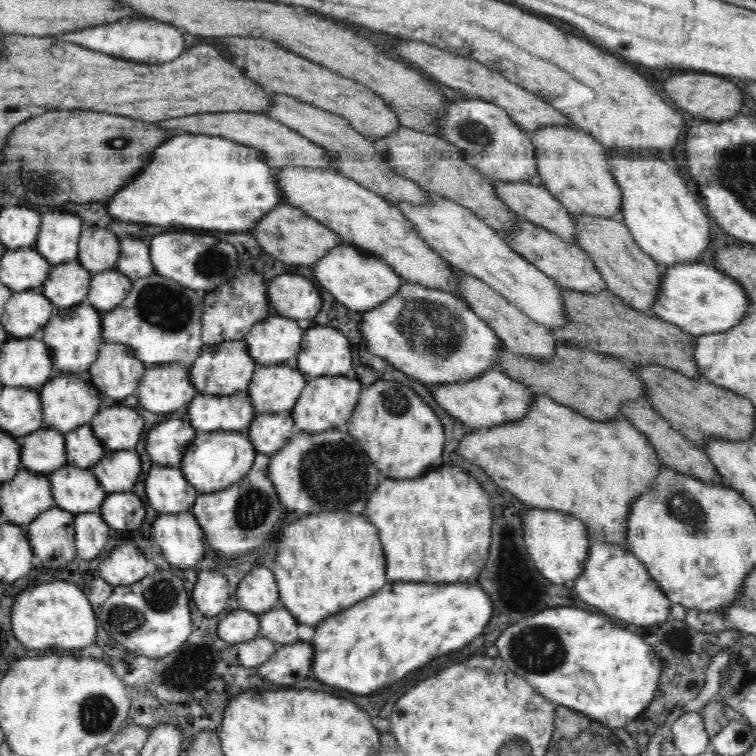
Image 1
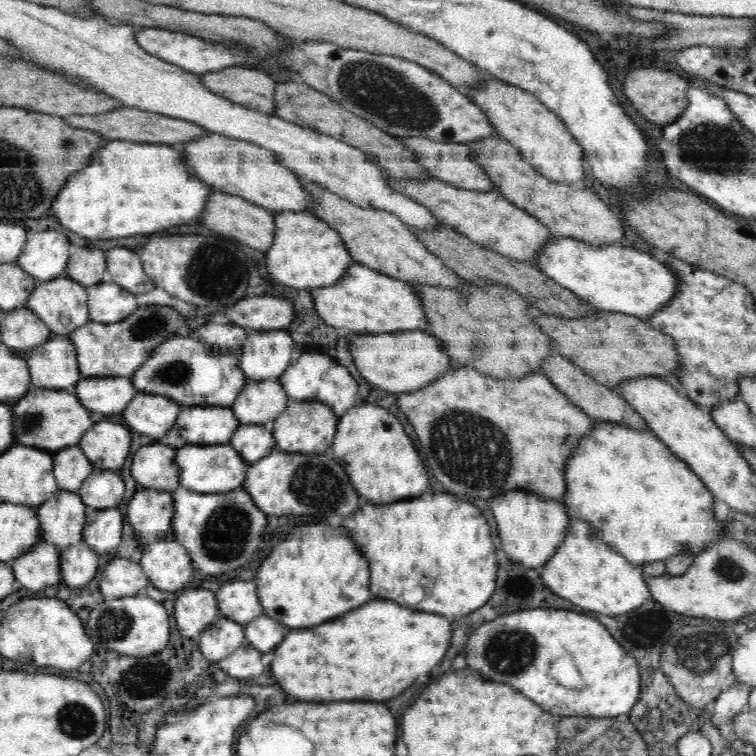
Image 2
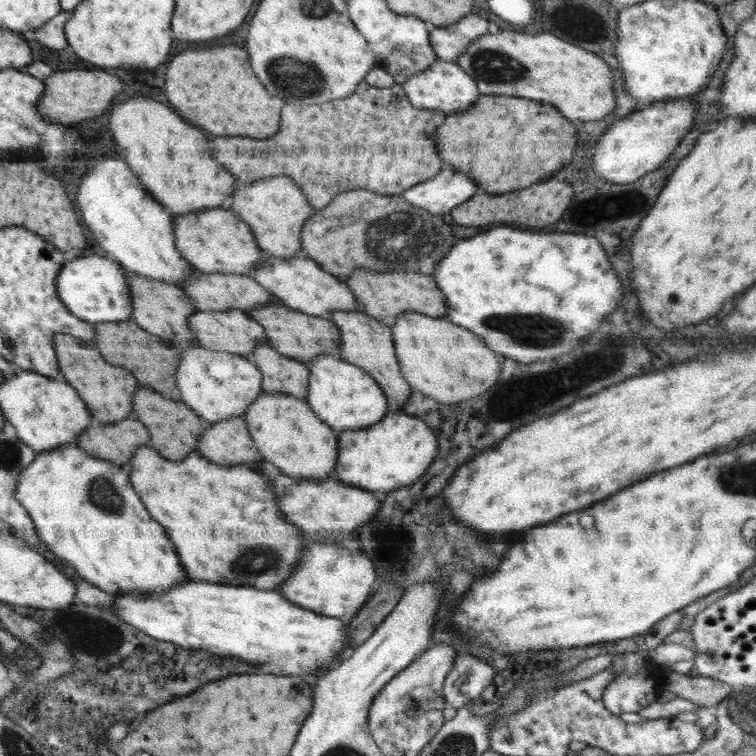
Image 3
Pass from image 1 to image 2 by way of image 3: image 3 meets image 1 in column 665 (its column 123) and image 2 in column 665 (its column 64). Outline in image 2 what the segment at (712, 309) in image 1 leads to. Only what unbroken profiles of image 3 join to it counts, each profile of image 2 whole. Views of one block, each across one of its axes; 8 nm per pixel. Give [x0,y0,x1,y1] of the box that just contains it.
[534,236,678,320]

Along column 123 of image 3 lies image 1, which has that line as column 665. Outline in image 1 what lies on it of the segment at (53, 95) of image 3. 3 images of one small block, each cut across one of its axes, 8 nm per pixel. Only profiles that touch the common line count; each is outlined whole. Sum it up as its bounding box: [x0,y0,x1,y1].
[664,74,745,120]

